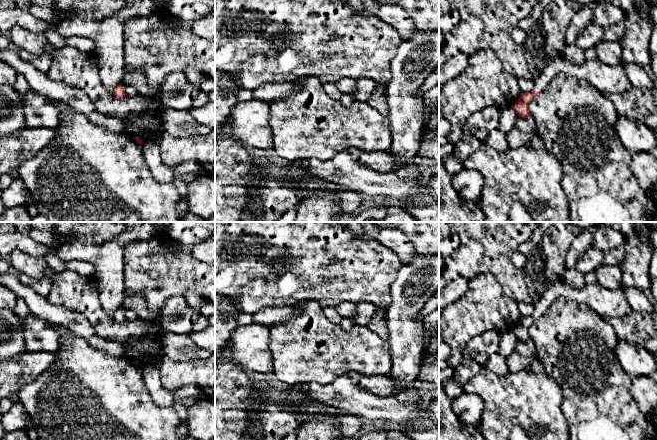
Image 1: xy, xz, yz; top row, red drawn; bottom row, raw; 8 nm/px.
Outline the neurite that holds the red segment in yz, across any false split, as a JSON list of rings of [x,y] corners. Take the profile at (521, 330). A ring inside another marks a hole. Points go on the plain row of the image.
[[[563,280],[558,281],[546,289],[539,302],[535,304],[534,313],[529,317],[521,317],[512,330],[519,341],[525,342],[531,339],[529,335],[530,326],[559,297],[584,303],[602,317],[624,317],[632,312],[622,288],[610,290],[597,283],[585,285],[582,289],[574,289]]]

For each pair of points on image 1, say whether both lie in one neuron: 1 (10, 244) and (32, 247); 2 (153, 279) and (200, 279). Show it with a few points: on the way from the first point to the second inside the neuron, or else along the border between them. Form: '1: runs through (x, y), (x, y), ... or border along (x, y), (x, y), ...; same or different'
1: runs through (15, 244), (27, 245); same
2: runs through (165, 279), (188, 279); same

